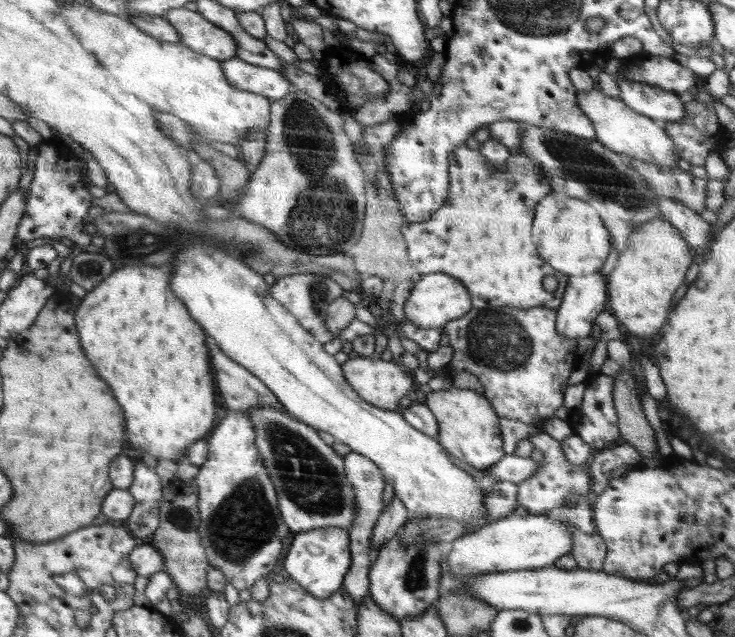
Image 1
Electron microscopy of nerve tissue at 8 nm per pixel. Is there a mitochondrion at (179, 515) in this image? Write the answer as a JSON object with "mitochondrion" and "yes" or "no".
{"mitochondrion":"yes"}

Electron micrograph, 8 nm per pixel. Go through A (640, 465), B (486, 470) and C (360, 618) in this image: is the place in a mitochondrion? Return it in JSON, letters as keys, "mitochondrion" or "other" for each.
{"A":"other","B":"other","C":"other"}

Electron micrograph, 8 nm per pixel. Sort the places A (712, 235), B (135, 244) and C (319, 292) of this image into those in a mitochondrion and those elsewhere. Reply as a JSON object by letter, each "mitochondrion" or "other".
{"A":"other","B":"mitochondrion","C":"mitochondrion"}

